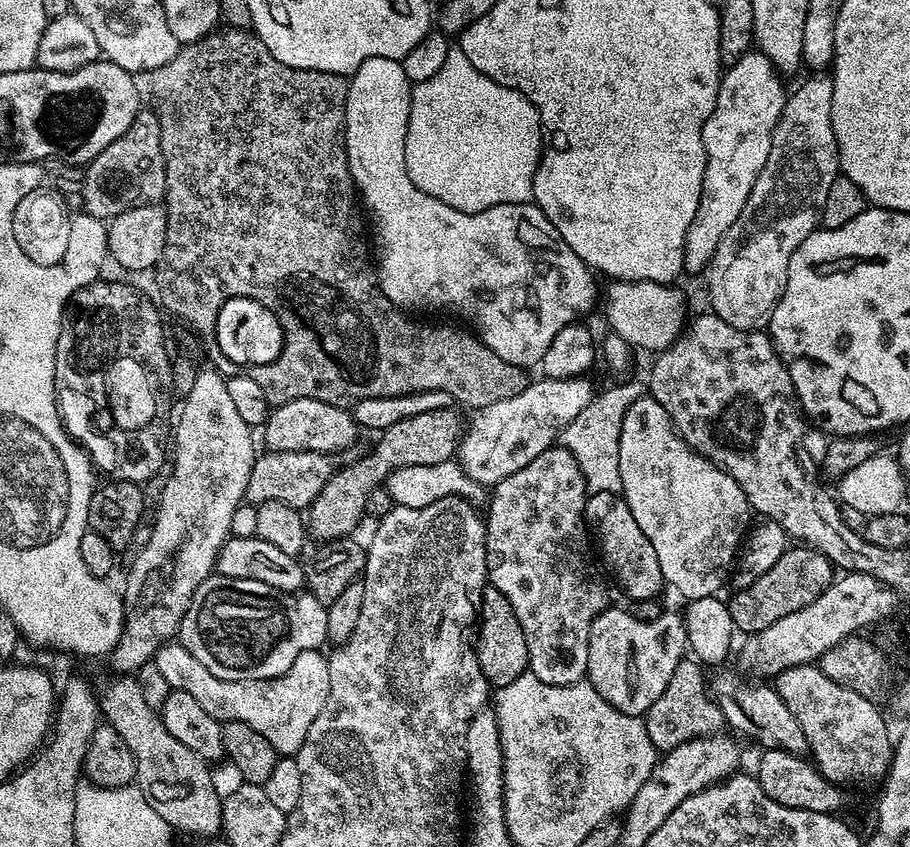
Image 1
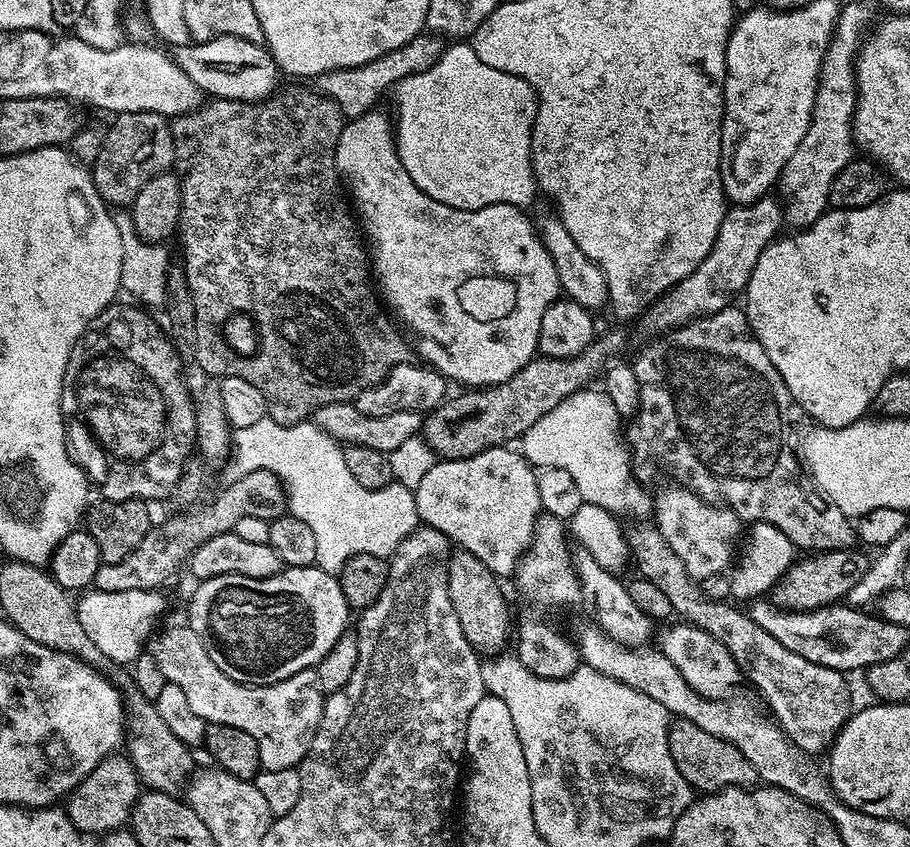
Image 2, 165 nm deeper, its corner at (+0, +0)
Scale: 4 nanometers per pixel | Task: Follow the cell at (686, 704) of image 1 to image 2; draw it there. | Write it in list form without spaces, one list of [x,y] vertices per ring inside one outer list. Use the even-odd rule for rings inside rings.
[[[677,719],[669,727],[668,741],[671,757],[674,758],[679,773],[695,791],[707,794],[728,787],[749,788],[759,781],[757,772],[737,747],[707,733],[689,720]]]

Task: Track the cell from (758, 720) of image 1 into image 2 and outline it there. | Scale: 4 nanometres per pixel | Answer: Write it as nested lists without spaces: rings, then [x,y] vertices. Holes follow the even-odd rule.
[[[665,623],[661,627],[665,627],[661,632],[659,629],[658,647],[660,651],[666,654],[666,658],[670,658],[670,662],[674,662],[674,666],[678,666],[678,672],[686,678],[686,682],[695,692],[700,692],[709,700],[731,697],[732,688],[738,687],[740,683],[743,685],[746,677],[741,672],[738,662],[734,662],[730,650],[726,646],[722,646],[722,642],[718,642],[718,638],[714,638],[714,634],[702,630],[697,624],[672,623]]]

